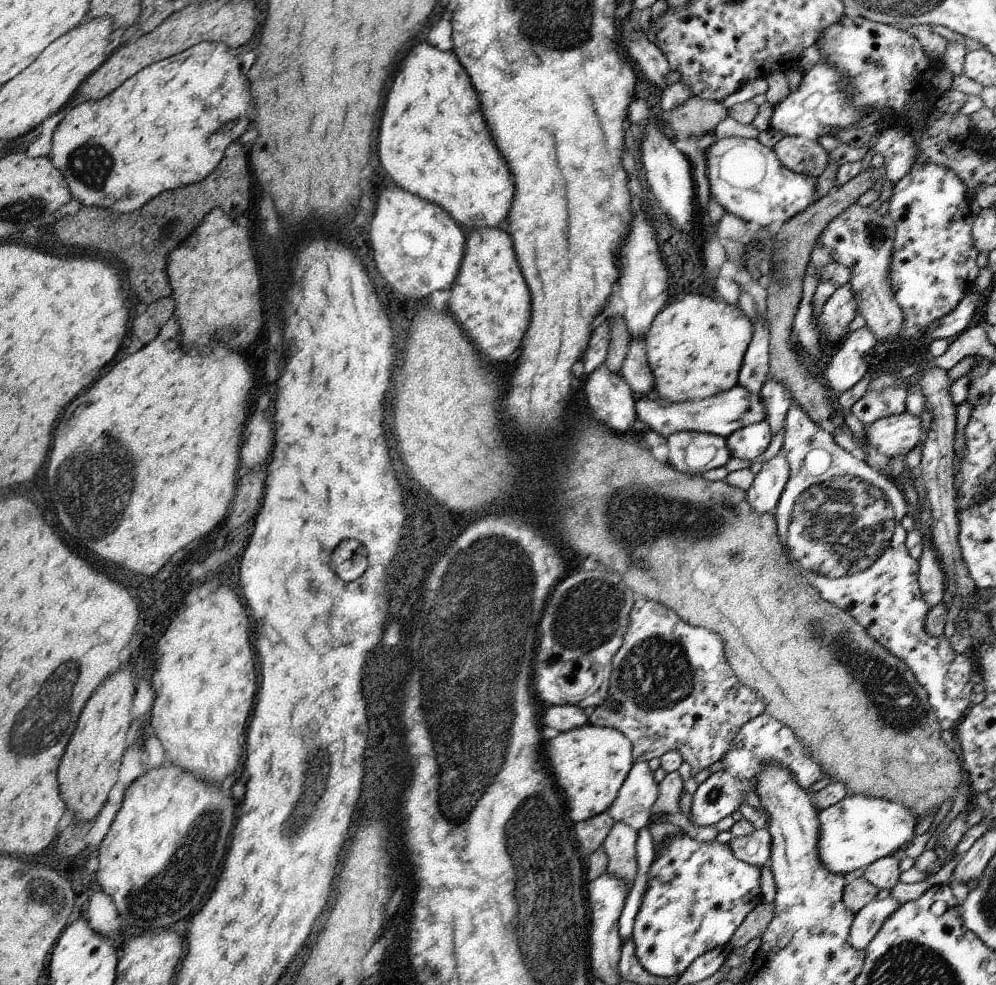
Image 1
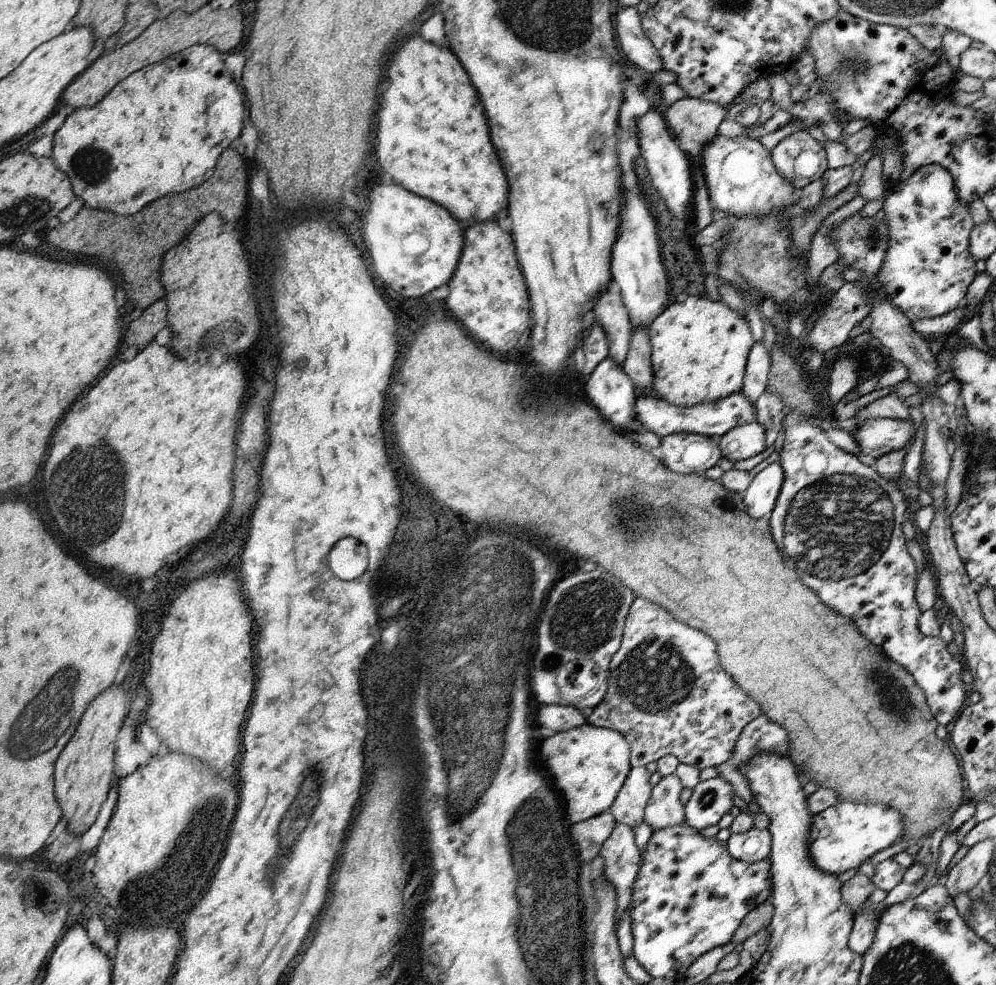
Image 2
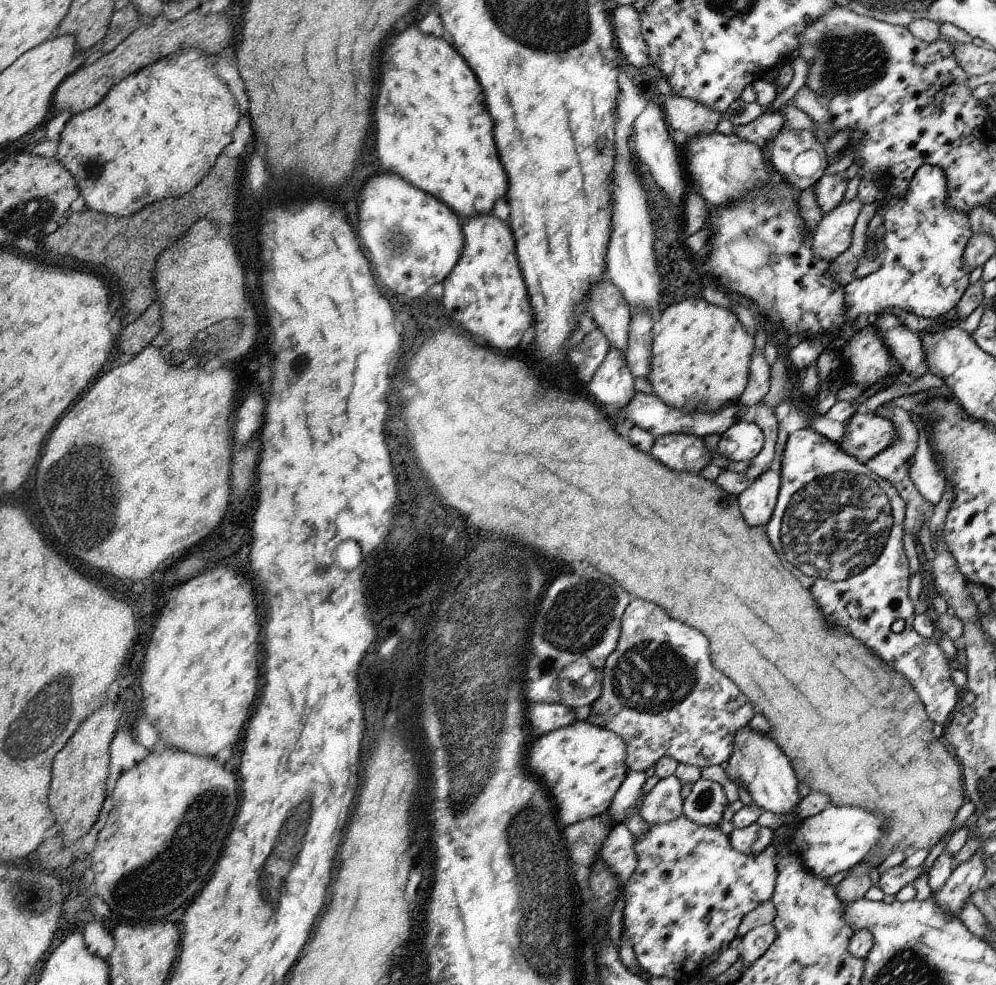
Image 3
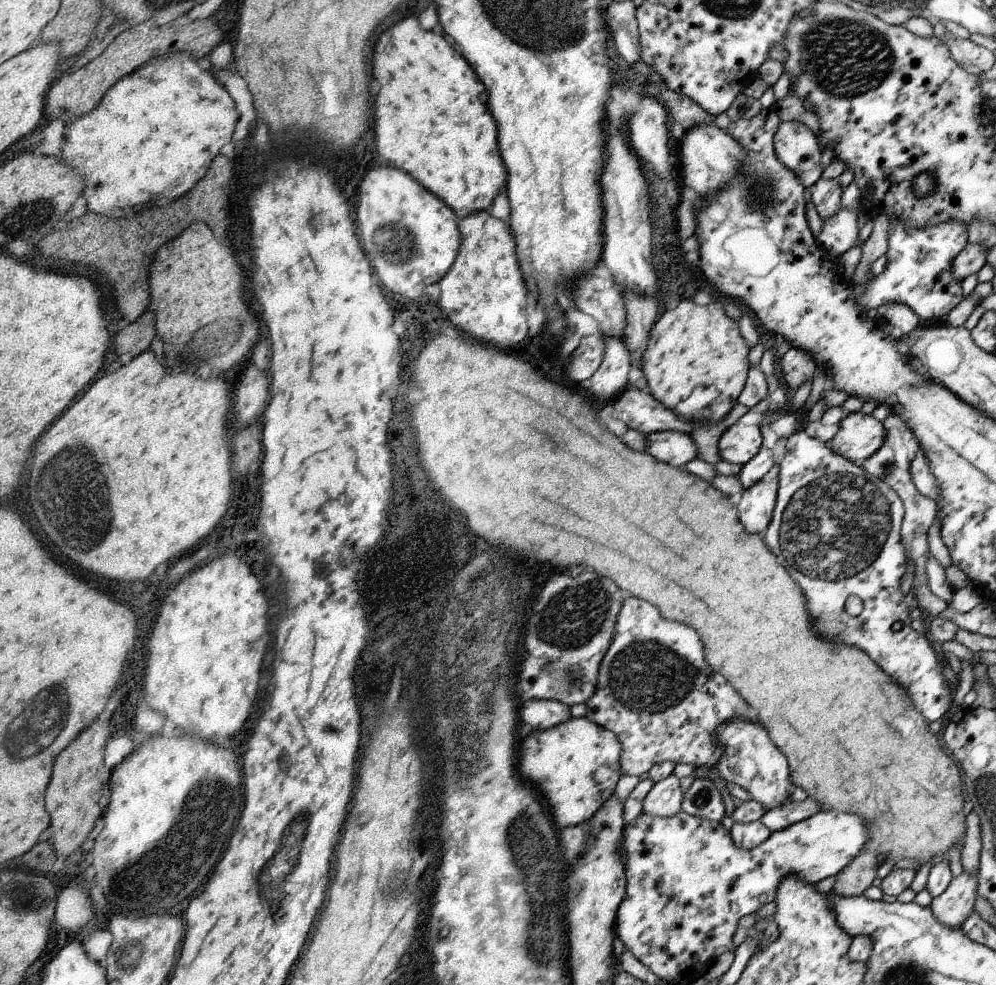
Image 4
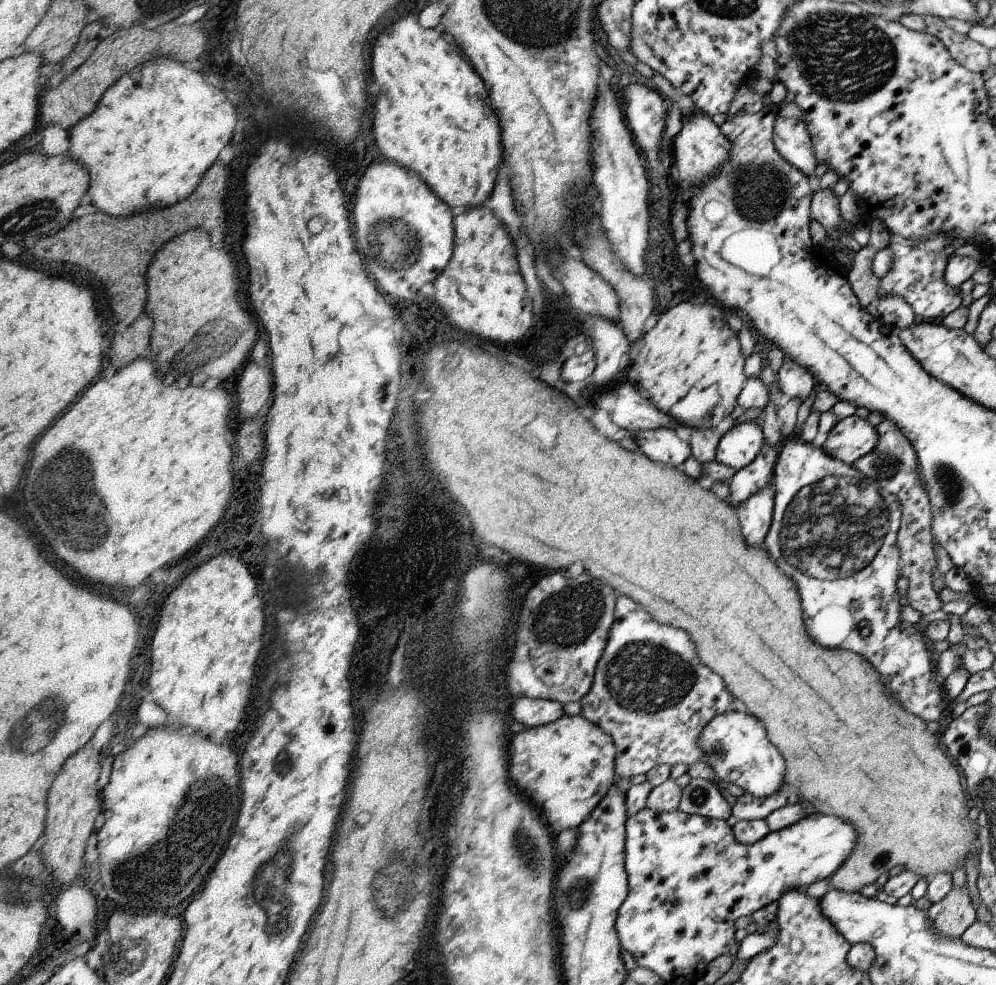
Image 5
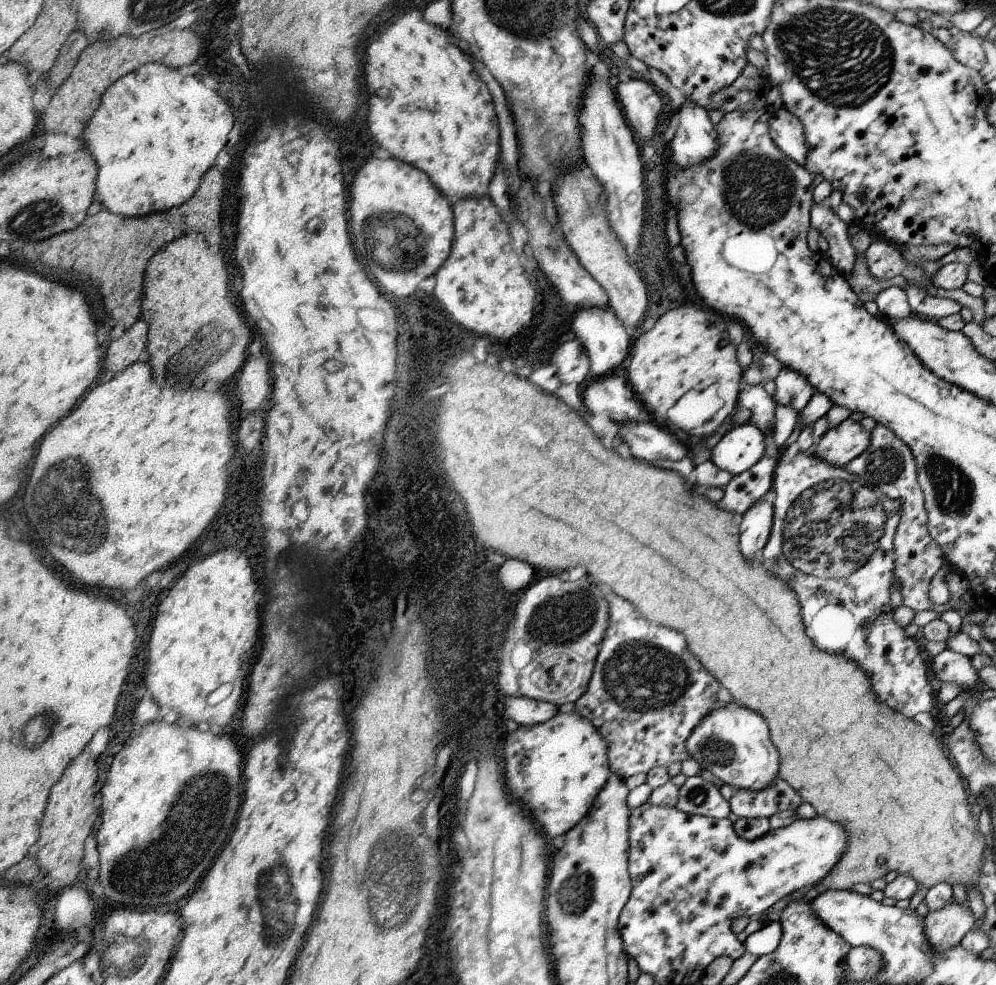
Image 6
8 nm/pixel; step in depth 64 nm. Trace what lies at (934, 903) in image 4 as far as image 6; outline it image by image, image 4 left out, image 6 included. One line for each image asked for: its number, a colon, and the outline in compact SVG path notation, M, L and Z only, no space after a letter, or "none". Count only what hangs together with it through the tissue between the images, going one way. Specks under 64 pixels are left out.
5: M967 886L957 890L951 888L951 892L941 902L933 904L927 910L927 914L933 930L947 940L961 938L963 932L977 922L975 908L971 904L971 898L967 896Z
6: M953 900L947 908L939 912L929 912L923 918L923 936L935 950L935 954L941 956L961 944L973 922L975 920L971 910L957 906L957 902Z

